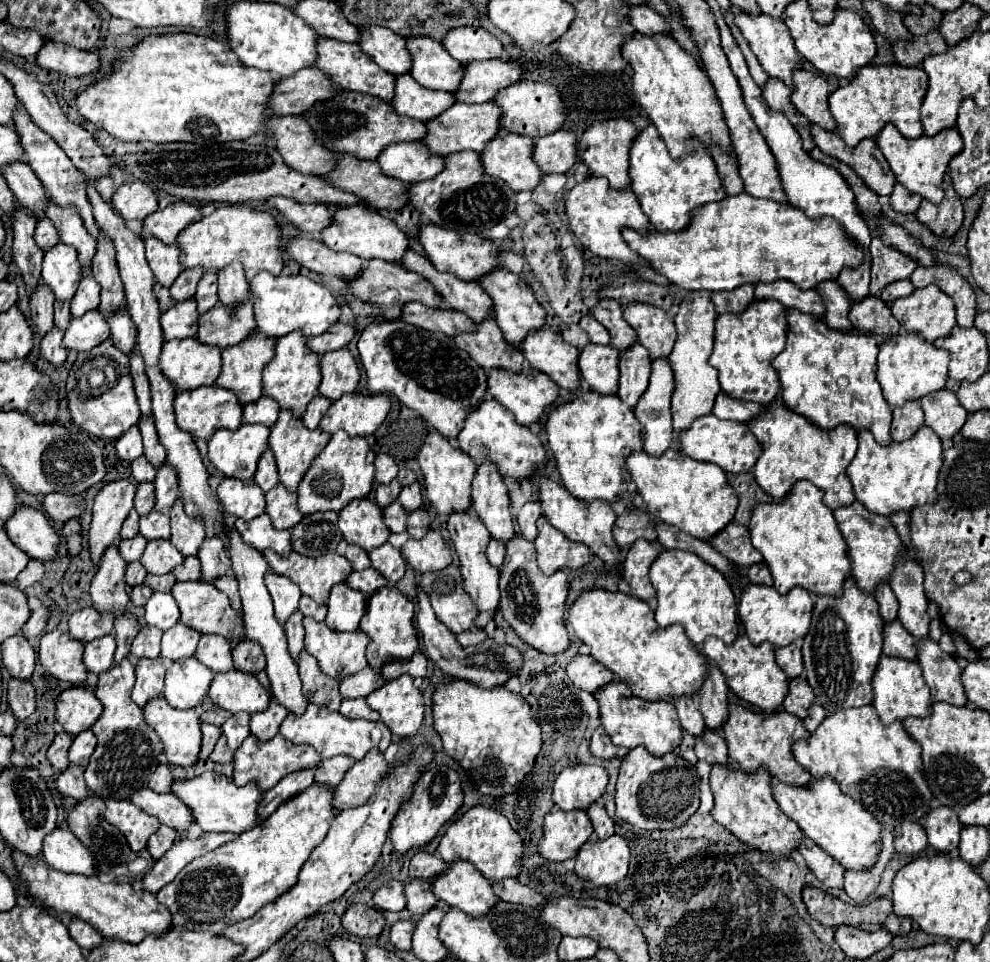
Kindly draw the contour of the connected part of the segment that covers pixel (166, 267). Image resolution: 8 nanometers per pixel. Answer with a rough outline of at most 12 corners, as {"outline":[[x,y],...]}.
{"outline":[[147,237],[155,281],[169,287],[183,271],[177,245]]}

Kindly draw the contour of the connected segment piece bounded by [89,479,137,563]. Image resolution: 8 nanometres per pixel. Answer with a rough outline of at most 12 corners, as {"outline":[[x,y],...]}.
{"outline":[[107,483],[93,505],[91,559],[119,539],[137,483]]}

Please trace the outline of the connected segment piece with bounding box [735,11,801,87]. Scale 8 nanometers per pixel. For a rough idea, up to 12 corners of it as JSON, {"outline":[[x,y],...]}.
{"outline":[[737,11],[735,25],[769,77],[793,87],[801,57],[783,19]]}

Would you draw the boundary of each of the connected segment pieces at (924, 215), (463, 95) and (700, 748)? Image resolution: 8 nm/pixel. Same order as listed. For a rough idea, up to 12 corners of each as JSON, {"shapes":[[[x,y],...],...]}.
{"shapes":[[[951,183],[939,205],[923,201],[917,219],[937,237],[963,225],[963,205]],[[513,61],[465,65],[455,99],[493,101],[499,89],[523,79]],[[719,731],[697,737],[713,765],[713,819],[741,843],[789,857],[803,839],[767,769],[729,765]]]}

